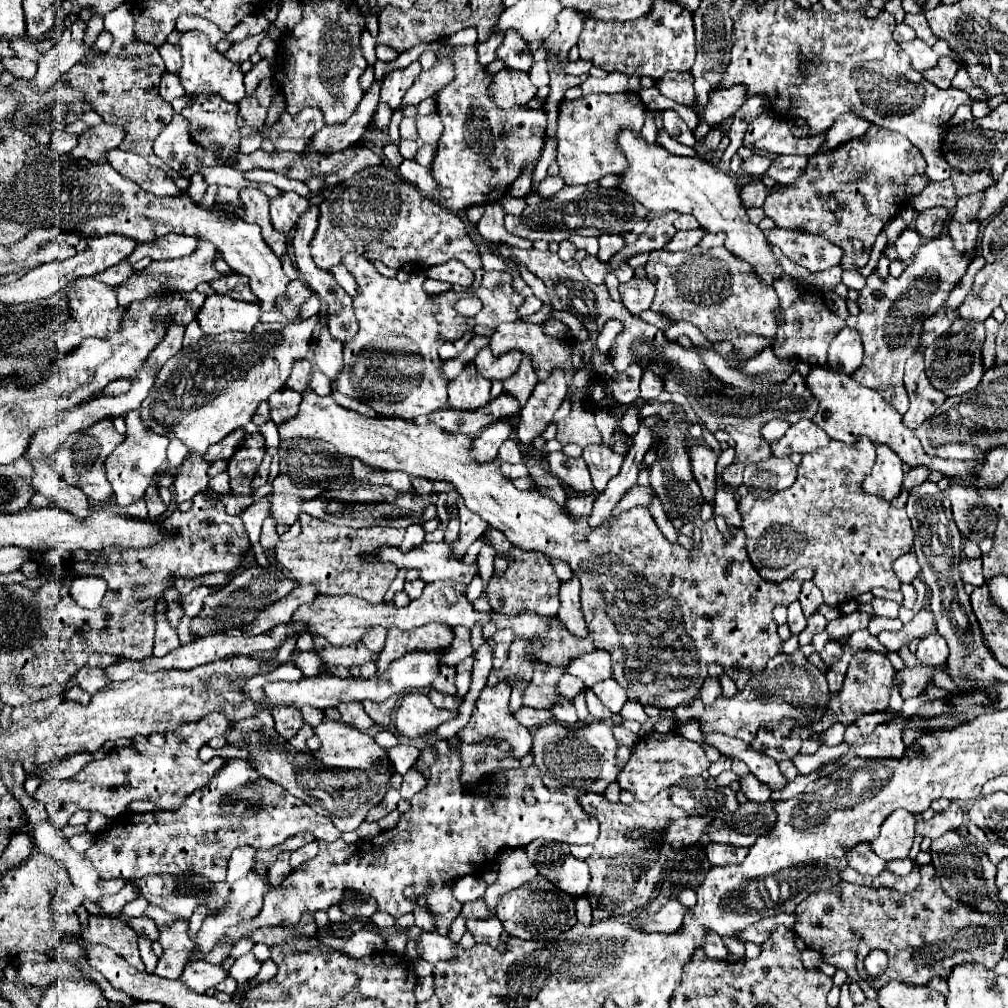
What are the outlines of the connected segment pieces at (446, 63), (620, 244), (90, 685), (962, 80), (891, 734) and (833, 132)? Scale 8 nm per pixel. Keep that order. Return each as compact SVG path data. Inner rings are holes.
M449 59L437 61L433 69L429 71L421 71L421 75L415 79L415 83L407 89L403 103L399 109L403 109L403 105L419 105L423 99L433 97L439 89L443 89L451 79L455 77L455 69L451 65Z
M611 233L601 235L599 243L601 243L601 249L597 253L597 259L603 263L607 263L607 259L611 259L611 255L615 255L617 251L621 251L625 247L623 235L611 235Z
M83 667L83 669L79 669L79 673L75 675L75 679L77 679L77 683L79 683L79 687L83 687L85 691L89 691L91 695L95 695L97 691L101 691L101 689L105 689L109 683L111 683L111 679L107 679L107 675L103 675L103 669L91 669L91 667Z
M959 68L957 71L957 75L955 75L955 79L951 81L951 85L953 87L957 87L957 89L963 89L963 91L967 91L969 95L973 95L973 97L983 97L983 91L981 89L977 89L977 87L973 87L973 83L969 81L969 75L965 73L965 68Z
M891 723L891 725L877 725L871 735L861 735L859 727L849 725L845 731L845 743L849 745L849 753L841 757L839 761L845 765L851 759L863 757L863 759L877 759L877 757L891 757L899 759L905 753L903 743L903 727Z
M841 115L833 125L831 129L827 131L825 135L825 143L823 147L819 147L819 153L827 153L827 151L833 151L837 149L839 145L851 141L851 139L857 139L861 137L865 131L869 129L869 123L865 119L859 119L857 115Z

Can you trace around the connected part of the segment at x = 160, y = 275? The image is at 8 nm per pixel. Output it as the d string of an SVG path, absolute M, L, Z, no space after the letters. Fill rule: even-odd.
M199 239L199 247L189 255L189 257L183 257L183 259L171 259L171 261L153 261L149 267L145 267L143 271L135 273L129 281L121 283L117 287L117 301L119 301L119 307L125 307L129 305L131 301L141 301L141 299L147 299L147 297L153 297L153 293L161 287L161 285L169 285L173 283L175 289L181 289L181 291L193 291L199 283L203 281L213 281L217 277L223 277L219 275L215 269L213 269L213 257L215 257L215 247L211 243L207 243L205 239Z

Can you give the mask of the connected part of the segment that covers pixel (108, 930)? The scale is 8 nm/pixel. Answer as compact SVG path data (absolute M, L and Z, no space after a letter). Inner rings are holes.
M89 917L88 925L80 936L87 943L102 944L111 948L138 971L145 970L137 949L137 935L123 921L109 917Z

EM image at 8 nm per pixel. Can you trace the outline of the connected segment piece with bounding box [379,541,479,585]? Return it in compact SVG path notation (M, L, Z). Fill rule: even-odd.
M445 541L423 543L409 553L401 553L397 547L383 547L383 551L379 551L379 559L391 561L397 567L421 569L421 579L425 583L435 579L455 579L469 585L479 571L477 563L465 565L461 559L455 559L451 545Z

